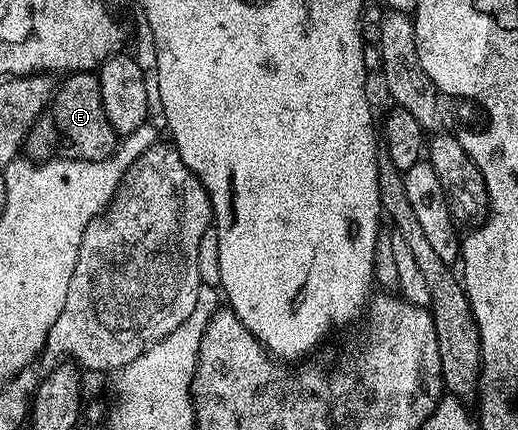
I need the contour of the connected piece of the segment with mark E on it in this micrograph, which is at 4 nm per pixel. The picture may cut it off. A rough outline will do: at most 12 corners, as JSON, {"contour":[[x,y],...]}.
{"contour":[[74,71],[26,136],[35,162],[101,161],[116,134],[97,76]]}

